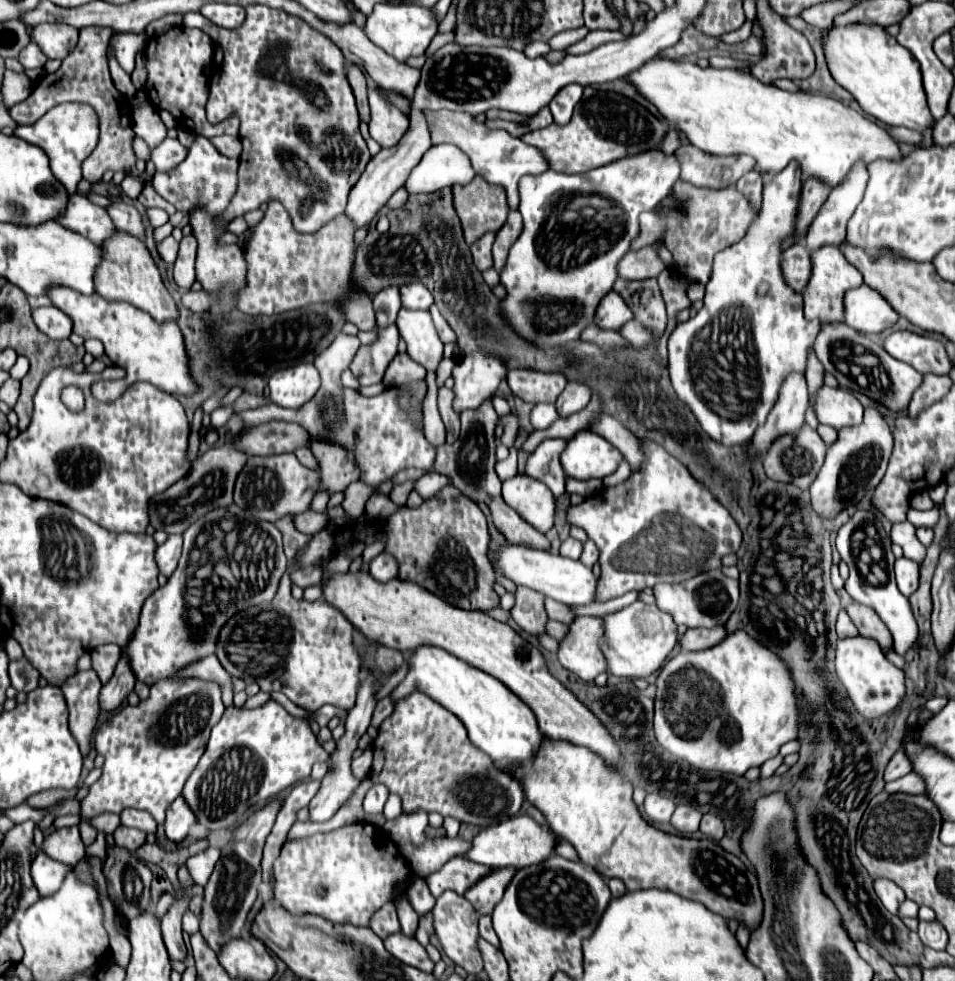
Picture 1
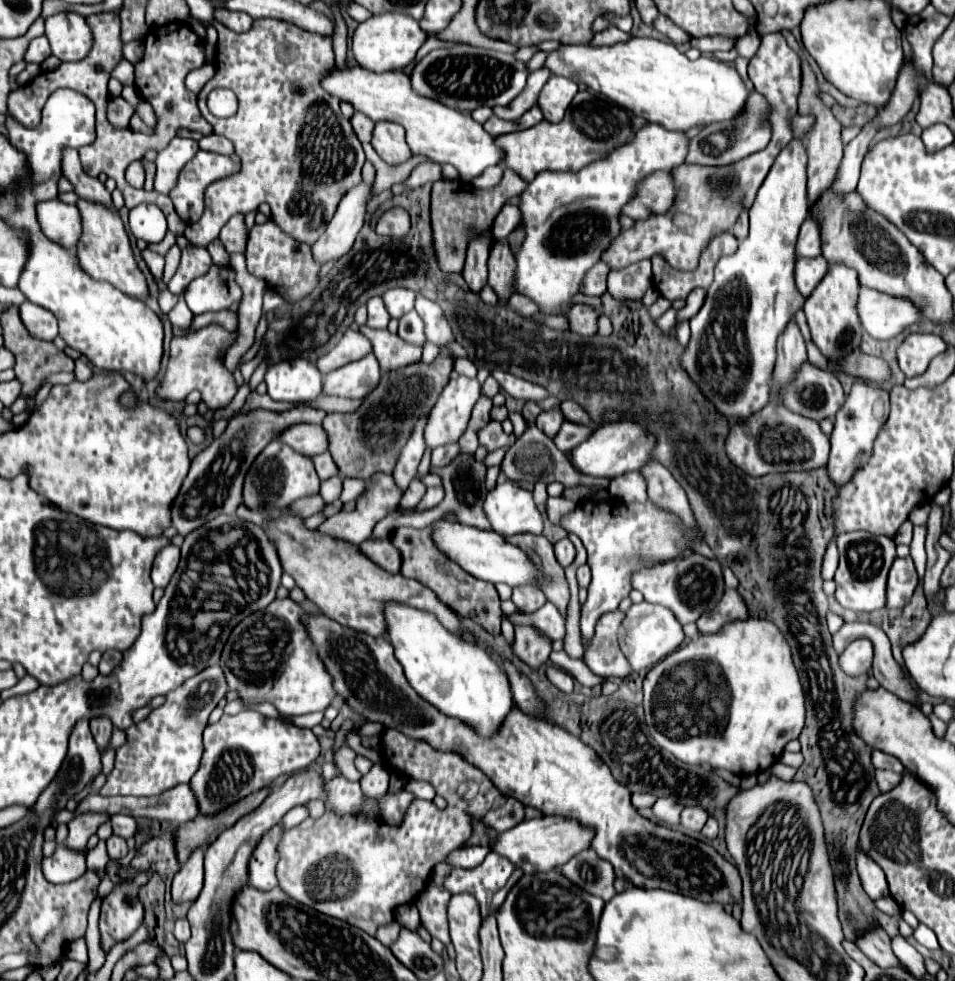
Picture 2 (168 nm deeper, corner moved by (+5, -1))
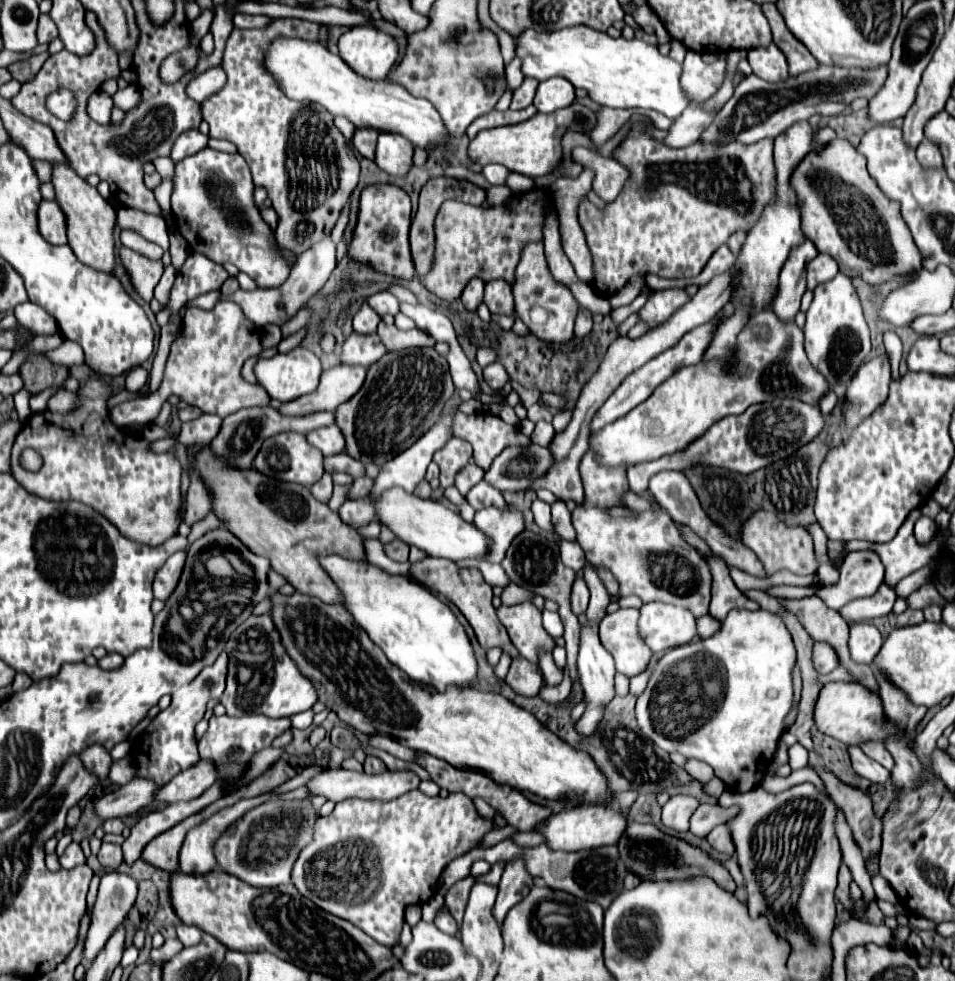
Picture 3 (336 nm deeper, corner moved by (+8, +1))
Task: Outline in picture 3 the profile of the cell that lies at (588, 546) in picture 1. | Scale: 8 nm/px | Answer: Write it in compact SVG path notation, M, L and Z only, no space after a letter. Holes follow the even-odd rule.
M577 576L575 582L573 582L573 594L571 594L571 608L573 608L573 612L575 614L585 612L587 602L589 602L589 588L587 588L585 580L581 576Z

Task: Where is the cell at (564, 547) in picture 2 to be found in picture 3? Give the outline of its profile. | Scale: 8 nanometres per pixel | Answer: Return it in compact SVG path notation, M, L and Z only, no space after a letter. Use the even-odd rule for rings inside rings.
M561 540L559 544L559 550L561 550L561 560L567 568L573 568L575 572L579 572L585 564L585 554L581 552L581 546L577 542L567 542L567 540Z

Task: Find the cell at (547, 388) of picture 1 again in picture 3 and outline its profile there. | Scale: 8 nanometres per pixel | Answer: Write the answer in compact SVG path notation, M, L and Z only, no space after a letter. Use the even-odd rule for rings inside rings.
M497 362L489 364L489 366L483 370L483 376L485 376L485 382L487 382L493 390L503 388L503 386L511 380L509 374L505 372L505 368L501 368L501 364L497 364Z

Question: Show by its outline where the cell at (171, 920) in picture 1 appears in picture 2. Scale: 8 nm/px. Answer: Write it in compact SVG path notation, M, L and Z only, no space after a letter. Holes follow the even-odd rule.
M194 850L192 858L180 866L178 874L172 882L172 898L174 902L186 902L190 898L198 898L204 886L204 850Z

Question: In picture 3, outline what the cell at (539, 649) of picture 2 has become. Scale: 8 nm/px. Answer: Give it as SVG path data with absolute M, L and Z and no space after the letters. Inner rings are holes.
M517 656L511 662L511 668L509 668L505 680L515 692L519 692L523 696L535 696L543 686L539 666L535 662L529 662L523 656Z

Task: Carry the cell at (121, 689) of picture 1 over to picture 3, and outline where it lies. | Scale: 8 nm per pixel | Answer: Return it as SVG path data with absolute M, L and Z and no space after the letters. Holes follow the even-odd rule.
M91 744L89 748L85 748L85 752L81 752L81 760L85 762L87 768L93 768L97 772L99 780L107 778L109 766L113 762L109 752L105 752L105 748L101 744Z

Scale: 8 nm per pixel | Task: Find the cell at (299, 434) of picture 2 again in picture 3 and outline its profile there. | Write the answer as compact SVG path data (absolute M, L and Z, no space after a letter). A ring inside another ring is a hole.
M325 426L325 428L317 428L313 432L307 432L307 442L311 446L315 446L317 450L323 452L323 456L331 456L331 454L339 454L343 452L345 440L341 436L341 430L337 426Z

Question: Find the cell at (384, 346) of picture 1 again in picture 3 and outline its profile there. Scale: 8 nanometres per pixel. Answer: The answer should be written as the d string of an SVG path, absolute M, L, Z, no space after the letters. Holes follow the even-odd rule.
M333 366L329 370L323 370L321 382L315 392L305 394L297 400L291 400L283 404L279 410L287 412L287 416L305 416L309 412L321 412L337 408L337 404L343 404L345 400L353 398L361 384L365 382L367 368L363 366Z

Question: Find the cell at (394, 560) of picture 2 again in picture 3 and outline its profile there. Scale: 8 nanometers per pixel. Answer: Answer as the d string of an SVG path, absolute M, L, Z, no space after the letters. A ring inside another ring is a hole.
M395 538L393 542L385 544L383 548L385 548L385 554L387 554L391 560L395 560L395 562L407 562L409 546L407 546L405 542L401 542L401 540L397 540L397 538Z

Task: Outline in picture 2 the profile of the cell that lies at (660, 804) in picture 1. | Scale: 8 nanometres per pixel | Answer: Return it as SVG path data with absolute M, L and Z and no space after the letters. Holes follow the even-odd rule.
M660 798L654 804L654 816L662 822L666 822L668 826L678 826L680 824L680 812L684 810L684 804L676 802L674 798Z

